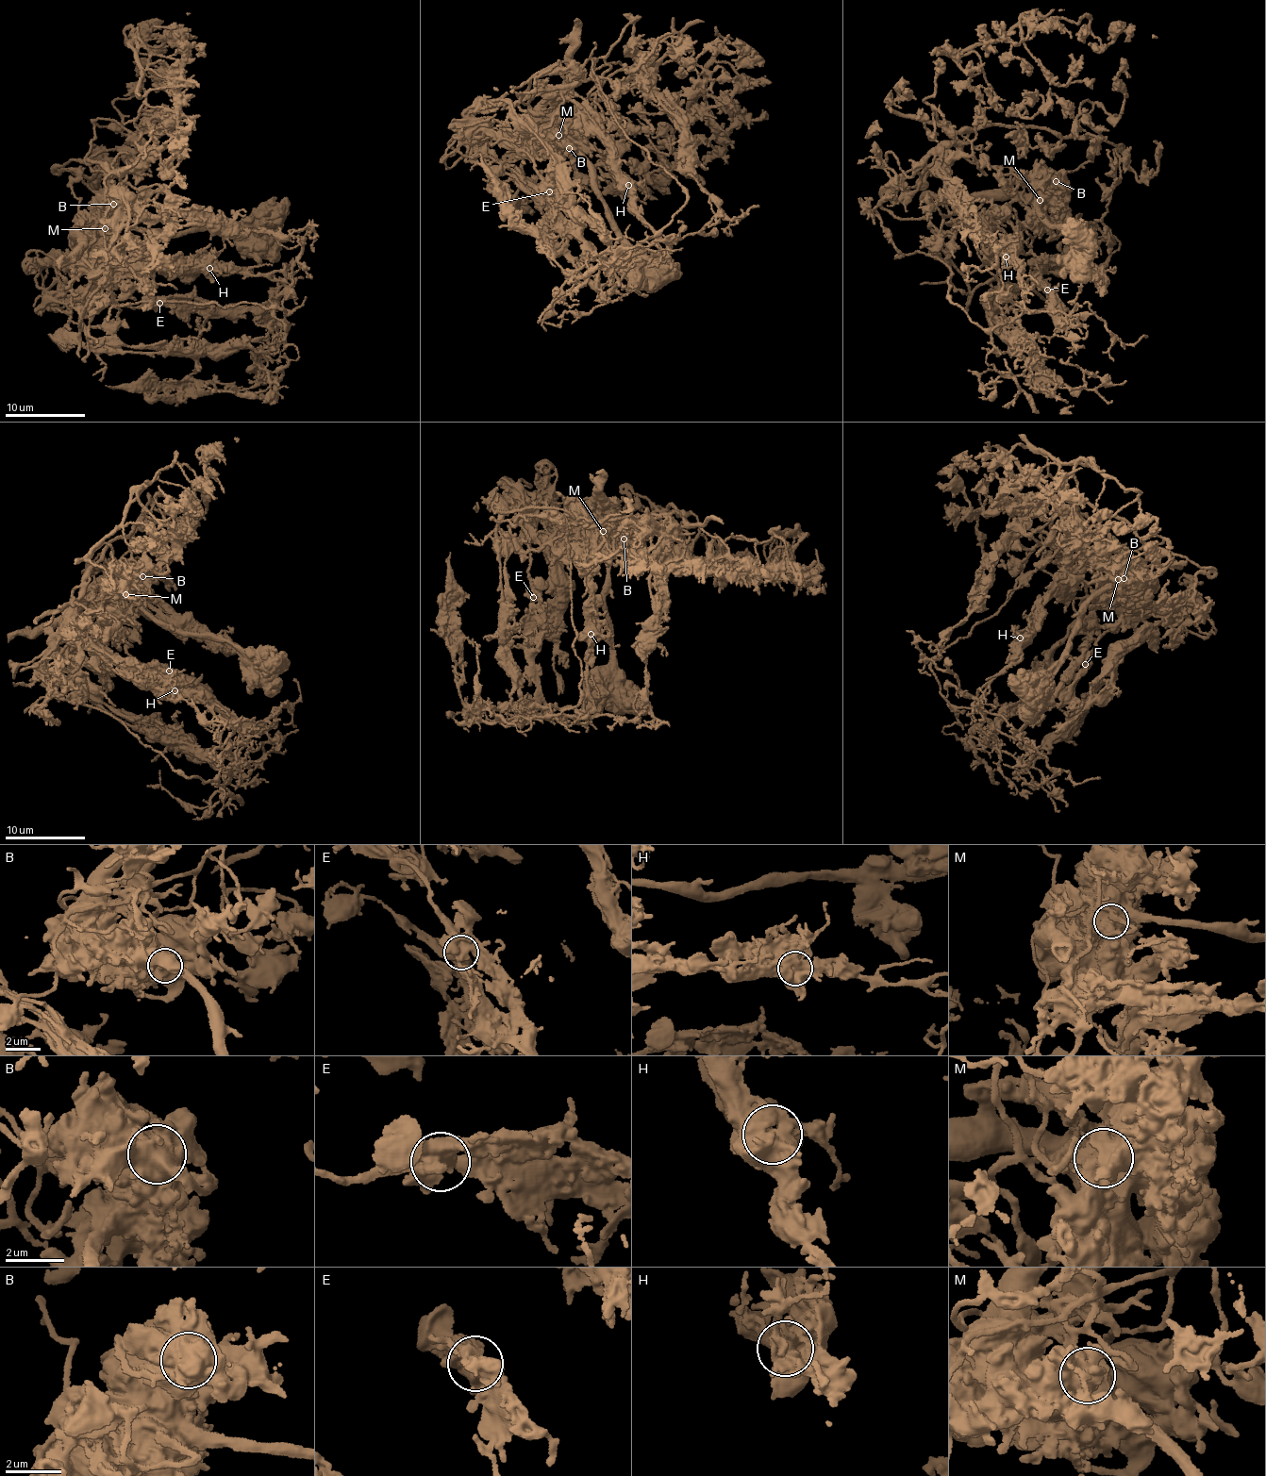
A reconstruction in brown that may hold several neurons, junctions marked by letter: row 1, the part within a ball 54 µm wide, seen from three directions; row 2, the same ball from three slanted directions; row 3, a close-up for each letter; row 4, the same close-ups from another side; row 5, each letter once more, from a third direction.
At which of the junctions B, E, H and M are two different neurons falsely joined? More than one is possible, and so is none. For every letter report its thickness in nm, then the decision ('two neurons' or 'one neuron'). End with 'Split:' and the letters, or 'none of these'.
B: 1250 nm thick; two neurons
E: 550 nm thick; one neuron
H: 600 nm thick; one neuron
M: 750 nm thick; two neurons
Split: B, M

